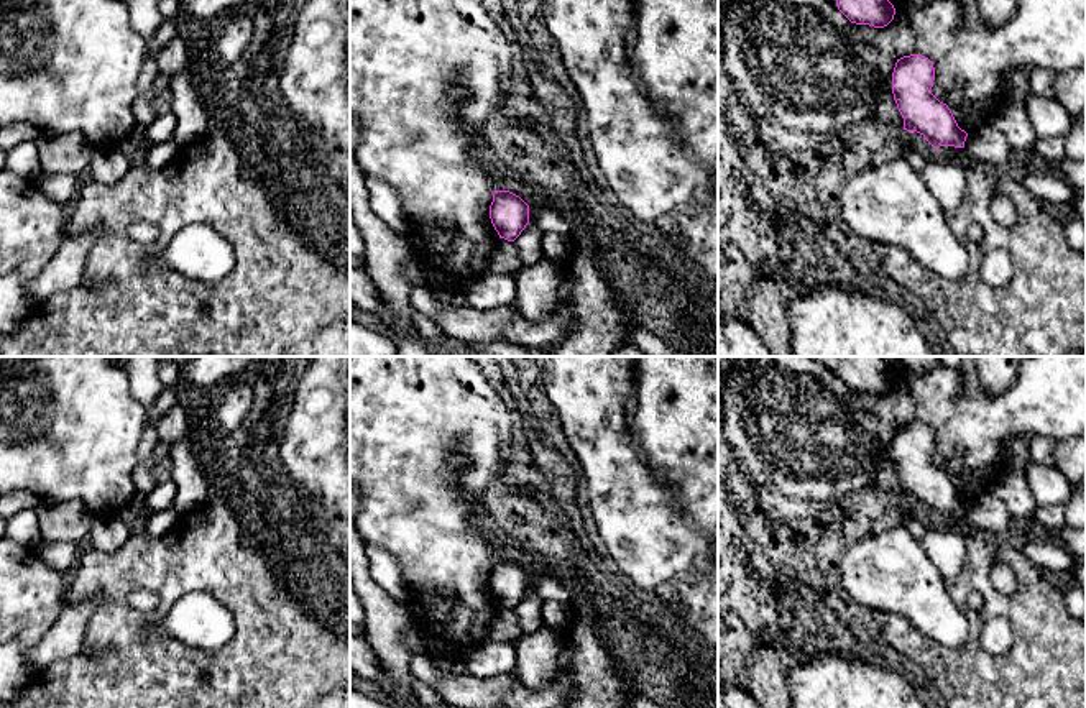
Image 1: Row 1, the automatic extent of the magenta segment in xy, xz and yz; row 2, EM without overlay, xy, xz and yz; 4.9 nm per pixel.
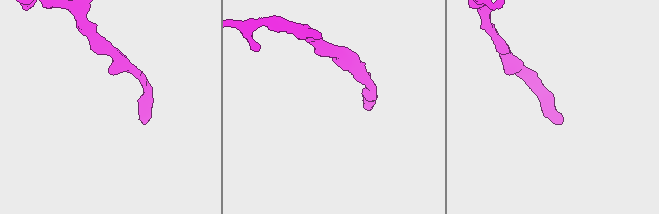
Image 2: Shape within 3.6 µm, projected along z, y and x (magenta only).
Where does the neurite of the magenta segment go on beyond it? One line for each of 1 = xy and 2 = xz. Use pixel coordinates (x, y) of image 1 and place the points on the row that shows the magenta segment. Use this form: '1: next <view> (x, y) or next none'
1: next none
2: next none

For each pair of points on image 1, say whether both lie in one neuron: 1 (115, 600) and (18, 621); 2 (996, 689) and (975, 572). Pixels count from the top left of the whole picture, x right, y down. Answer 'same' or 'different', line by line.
1: different
2: same

